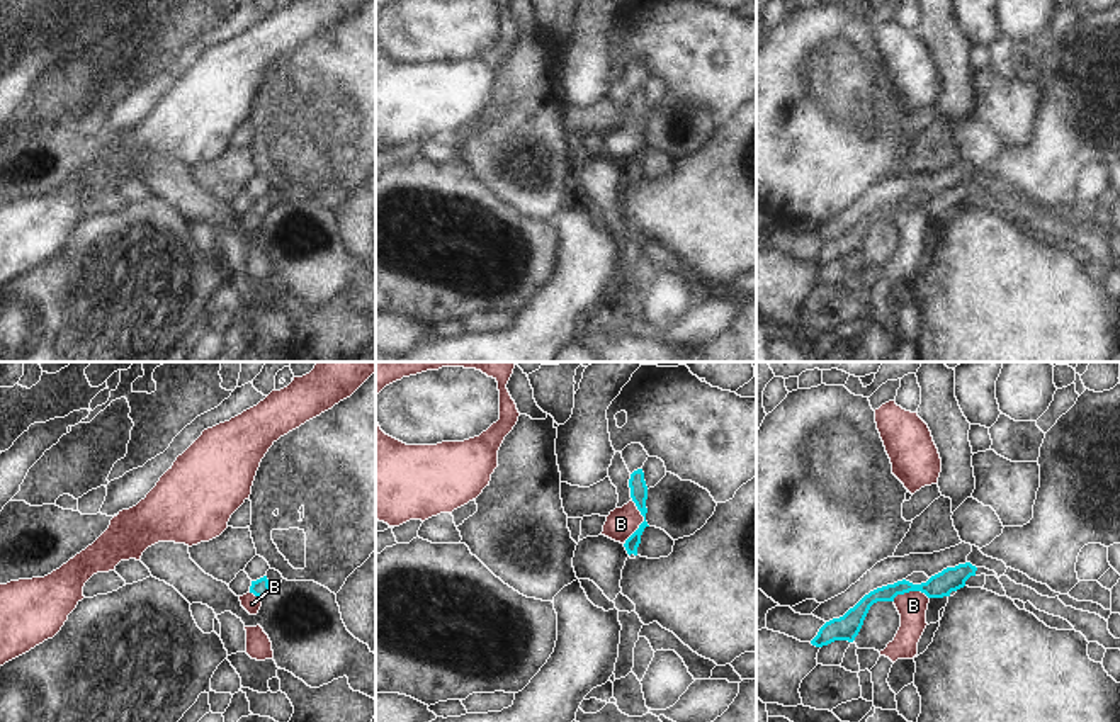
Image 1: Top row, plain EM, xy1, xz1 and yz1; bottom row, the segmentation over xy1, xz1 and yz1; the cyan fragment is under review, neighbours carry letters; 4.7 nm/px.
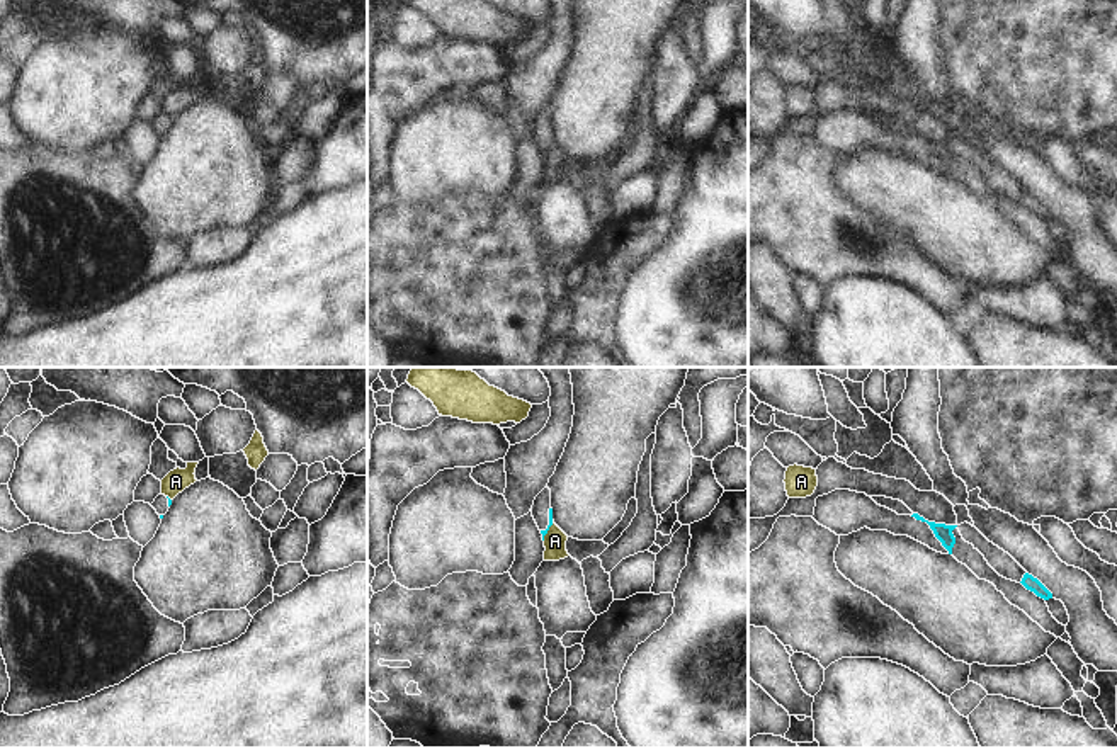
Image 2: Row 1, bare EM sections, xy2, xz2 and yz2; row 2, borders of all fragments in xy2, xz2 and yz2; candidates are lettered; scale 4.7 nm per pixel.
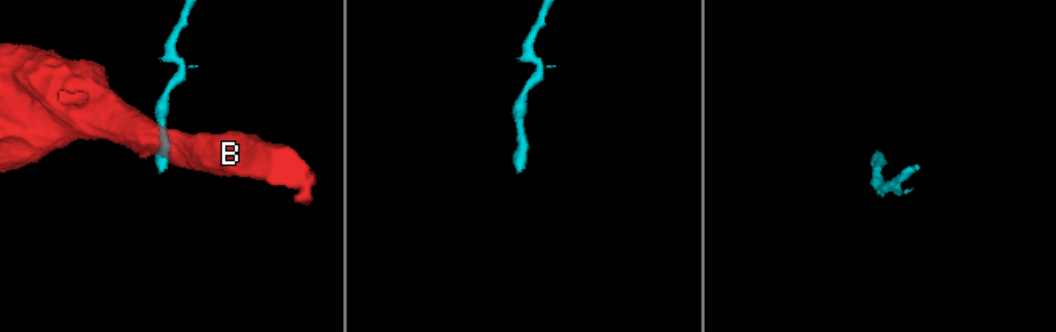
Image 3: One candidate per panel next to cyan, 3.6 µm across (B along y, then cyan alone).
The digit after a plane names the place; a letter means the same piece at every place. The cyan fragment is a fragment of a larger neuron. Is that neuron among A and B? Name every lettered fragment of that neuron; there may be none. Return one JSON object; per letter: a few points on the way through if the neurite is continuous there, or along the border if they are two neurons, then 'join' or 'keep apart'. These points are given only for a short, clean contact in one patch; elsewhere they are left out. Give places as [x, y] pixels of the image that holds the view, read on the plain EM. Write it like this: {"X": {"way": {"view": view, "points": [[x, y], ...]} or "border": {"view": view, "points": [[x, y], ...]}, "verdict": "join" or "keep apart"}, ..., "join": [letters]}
{"A": {"border": {"view": "xz2", "points": [[553, 140], [543, 158]]}, "verdict": "keep apart"}, "B": {"border": {"view": "xz1", "points": [[633, 119], [643, 141], [624, 163]]}, "verdict": "keep apart"}, "join": []}

